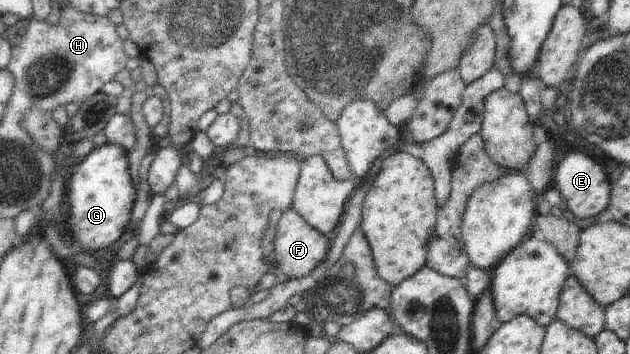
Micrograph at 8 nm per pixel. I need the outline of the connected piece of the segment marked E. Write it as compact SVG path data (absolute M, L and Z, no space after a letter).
M570 152L558 164L553 188L560 193L561 200L567 208L579 219L596 218L597 214L609 207L612 192L612 182L606 176L602 167L590 157L580 152Z

